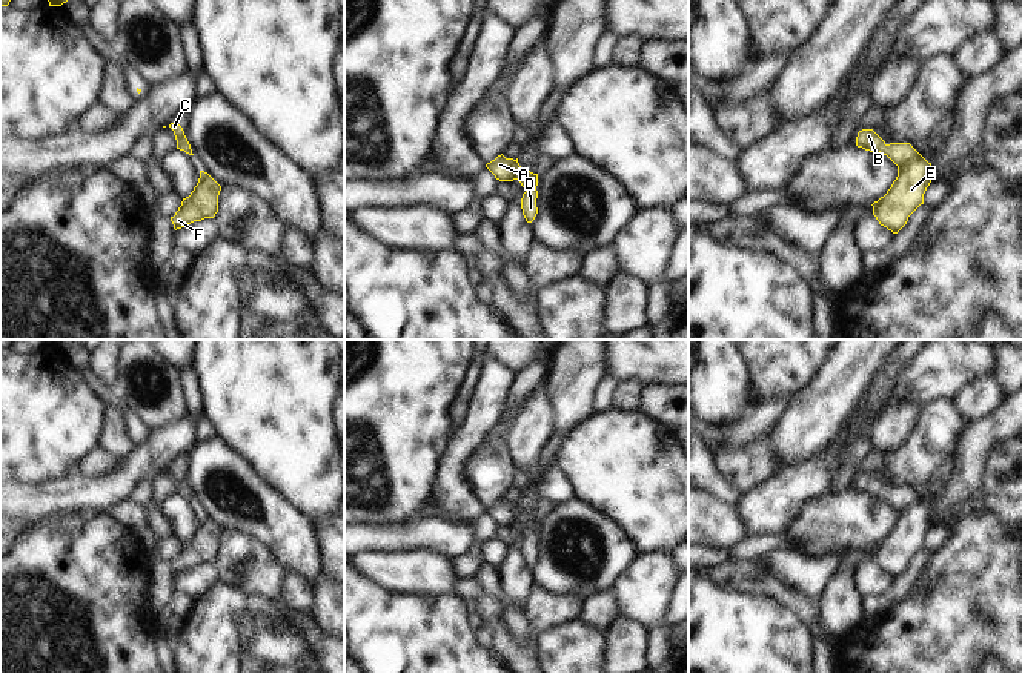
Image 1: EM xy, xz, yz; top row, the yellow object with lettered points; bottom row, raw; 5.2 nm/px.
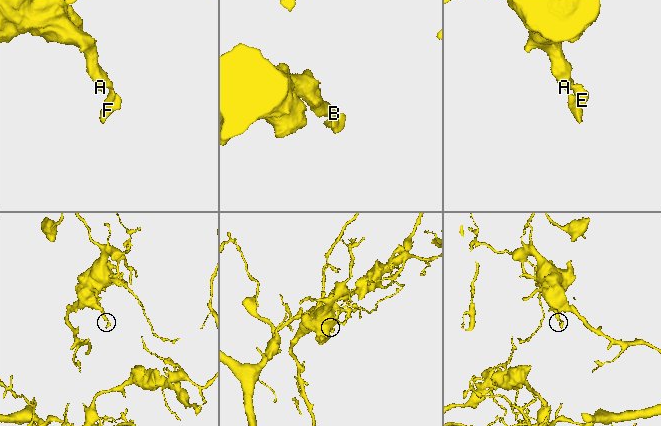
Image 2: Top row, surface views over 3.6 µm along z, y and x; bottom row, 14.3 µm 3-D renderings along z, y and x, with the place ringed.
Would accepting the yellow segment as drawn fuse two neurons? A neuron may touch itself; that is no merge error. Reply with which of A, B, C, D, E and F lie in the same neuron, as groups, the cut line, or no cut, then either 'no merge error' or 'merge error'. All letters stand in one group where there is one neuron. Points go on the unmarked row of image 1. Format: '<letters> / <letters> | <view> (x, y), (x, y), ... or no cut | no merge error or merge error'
A B C D E F | no cut | no merge error

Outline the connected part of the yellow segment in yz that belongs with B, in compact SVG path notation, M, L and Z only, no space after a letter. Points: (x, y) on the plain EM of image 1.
M873 473L859 475L856 490L874 498L881 496L898 510L898 521L891 532L871 549L879 569L898 578L908 561L924 549L933 510L910 487L887 489Z

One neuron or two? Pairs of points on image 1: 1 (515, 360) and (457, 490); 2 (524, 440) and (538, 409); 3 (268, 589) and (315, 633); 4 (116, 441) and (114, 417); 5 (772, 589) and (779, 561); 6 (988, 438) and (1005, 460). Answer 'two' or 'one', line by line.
1: two
2: one
3: two
4: one
5: two
6: two

